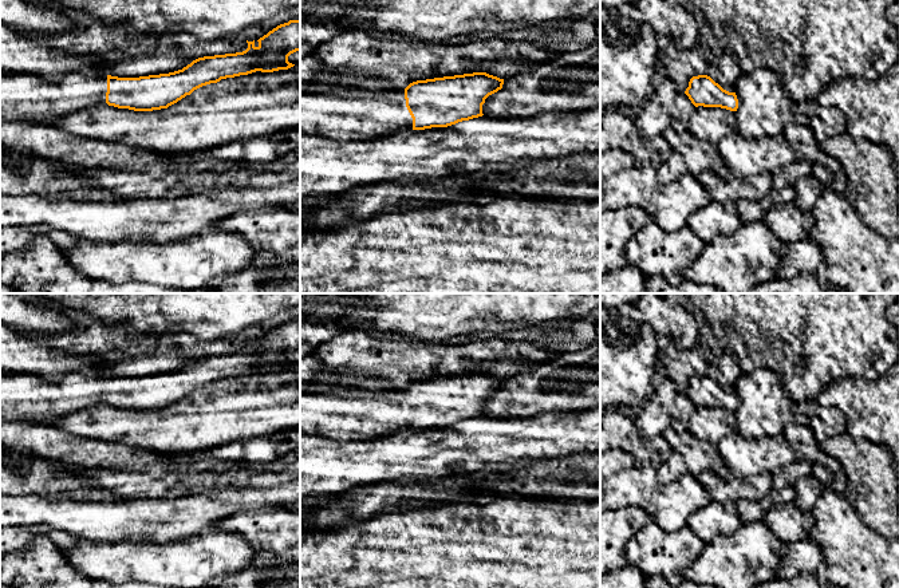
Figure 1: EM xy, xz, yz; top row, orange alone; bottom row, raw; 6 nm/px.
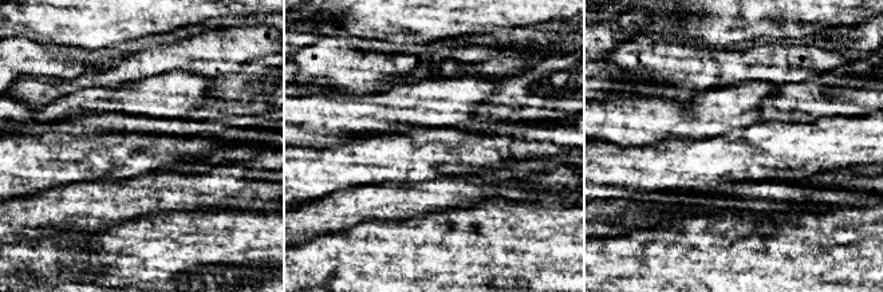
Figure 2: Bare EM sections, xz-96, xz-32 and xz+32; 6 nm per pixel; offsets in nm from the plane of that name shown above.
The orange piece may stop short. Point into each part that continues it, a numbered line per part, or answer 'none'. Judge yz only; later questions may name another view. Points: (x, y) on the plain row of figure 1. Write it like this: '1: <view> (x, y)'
none

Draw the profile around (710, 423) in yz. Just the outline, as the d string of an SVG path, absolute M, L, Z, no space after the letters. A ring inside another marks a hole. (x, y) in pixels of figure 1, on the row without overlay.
M698 406L686 427L694 437L717 445L726 435L737 431L737 415L736 411L721 407Z

